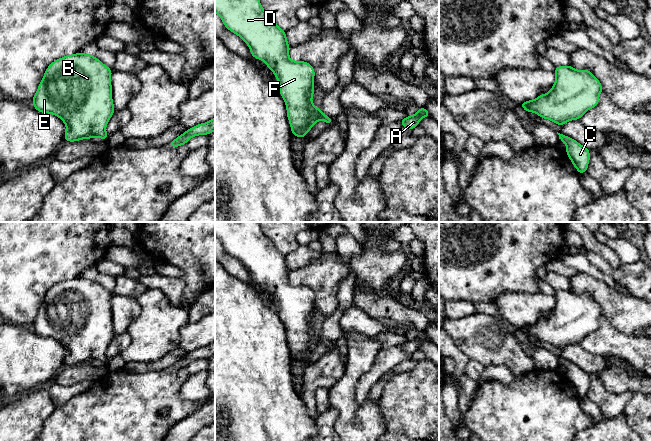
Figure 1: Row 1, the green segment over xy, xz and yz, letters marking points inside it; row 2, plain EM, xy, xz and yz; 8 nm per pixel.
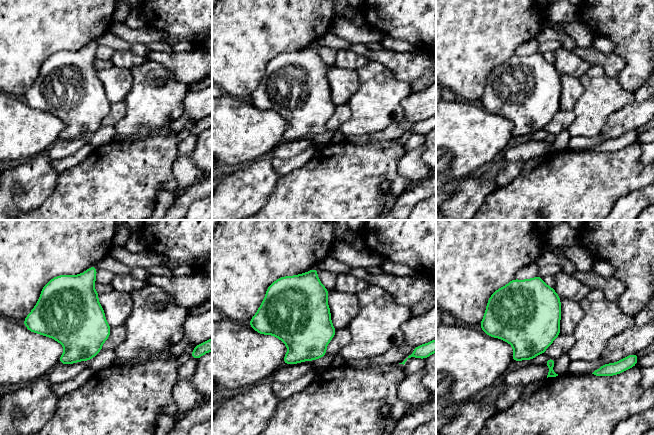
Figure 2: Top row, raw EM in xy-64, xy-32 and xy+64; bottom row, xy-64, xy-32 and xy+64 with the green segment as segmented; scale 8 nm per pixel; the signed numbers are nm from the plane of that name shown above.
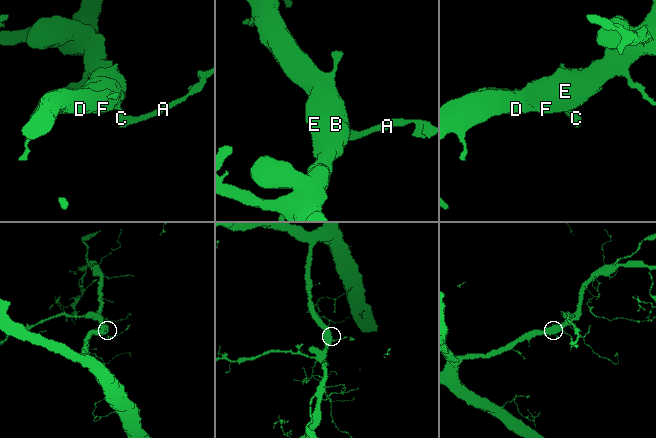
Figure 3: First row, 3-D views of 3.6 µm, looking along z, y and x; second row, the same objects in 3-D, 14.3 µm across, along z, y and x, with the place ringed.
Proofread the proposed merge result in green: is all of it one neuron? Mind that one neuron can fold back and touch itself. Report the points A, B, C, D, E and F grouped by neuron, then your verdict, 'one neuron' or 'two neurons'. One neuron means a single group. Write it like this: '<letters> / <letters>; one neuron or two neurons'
A B C D E F; one neuron

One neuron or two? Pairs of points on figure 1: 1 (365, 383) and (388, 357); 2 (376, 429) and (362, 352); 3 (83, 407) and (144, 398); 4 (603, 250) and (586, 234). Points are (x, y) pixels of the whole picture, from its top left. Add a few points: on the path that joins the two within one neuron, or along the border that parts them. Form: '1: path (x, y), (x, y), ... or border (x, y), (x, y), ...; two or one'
1: path (371, 377), (383, 363); one
2: path (357, 410), (349, 402), (349, 379), (353, 371); one
3: path (98, 407), (129, 407); one
4: path (599, 248), (589, 238); one

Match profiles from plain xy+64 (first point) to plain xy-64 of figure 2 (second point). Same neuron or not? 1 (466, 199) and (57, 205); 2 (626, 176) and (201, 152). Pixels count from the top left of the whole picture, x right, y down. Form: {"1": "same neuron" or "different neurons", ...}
{"1": "different neurons", "2": "different neurons"}

